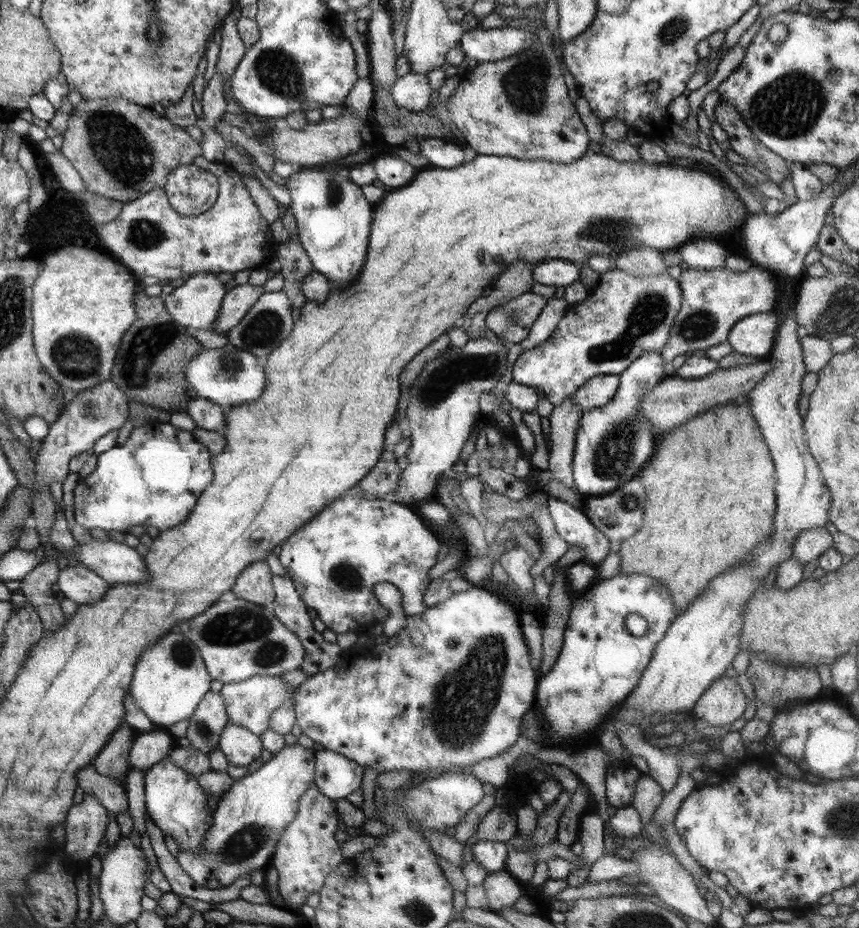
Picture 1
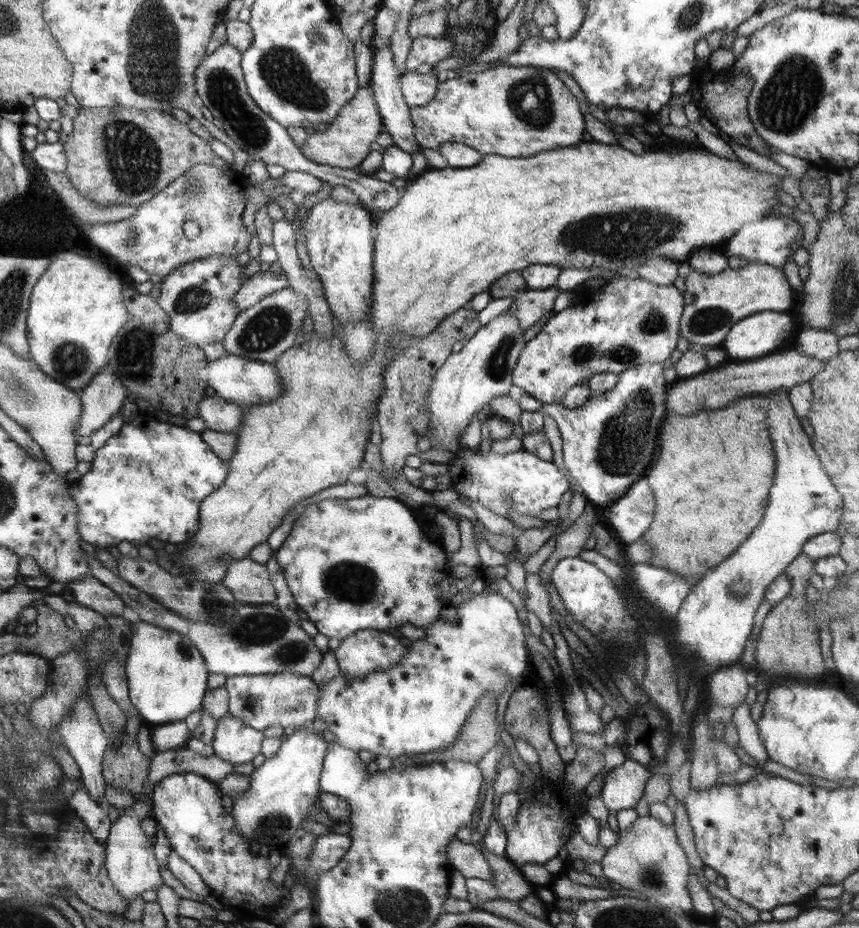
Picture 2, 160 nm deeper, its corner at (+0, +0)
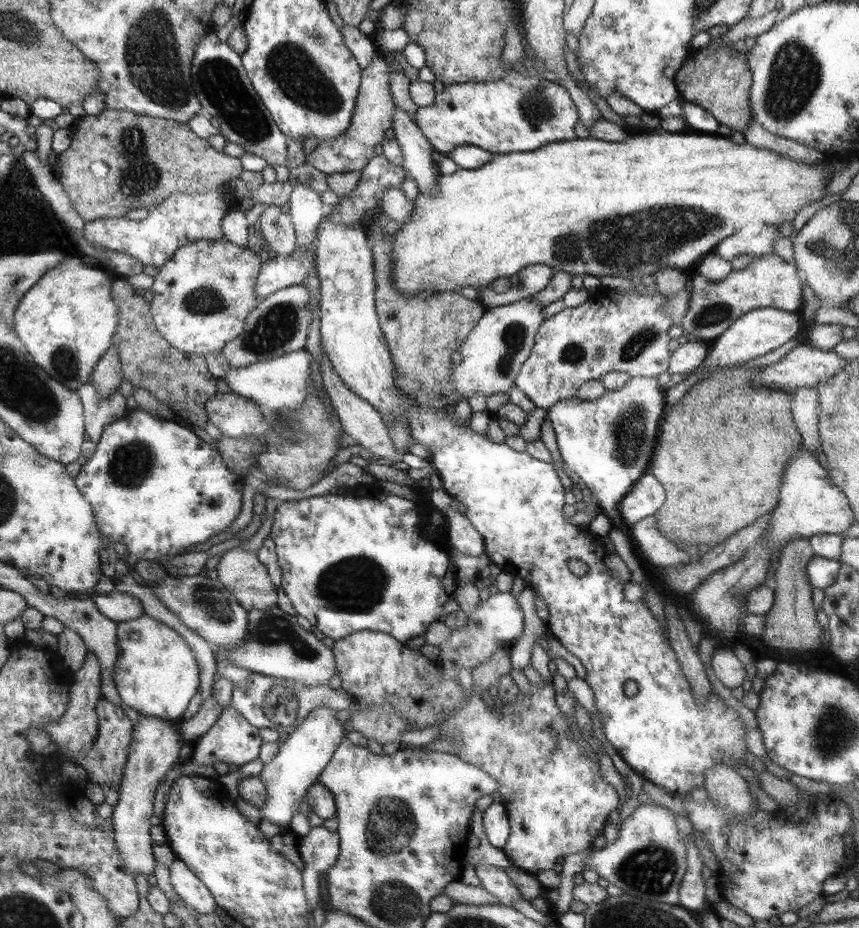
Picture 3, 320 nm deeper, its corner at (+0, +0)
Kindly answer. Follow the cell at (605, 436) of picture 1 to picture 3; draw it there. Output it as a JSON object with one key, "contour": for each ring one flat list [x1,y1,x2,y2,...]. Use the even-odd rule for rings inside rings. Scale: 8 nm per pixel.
{"contour":[[632,376,624,388,606,392,596,400,578,400,573,397,549,408,547,418,552,421,552,430,555,430,558,450,564,463,584,481,584,486,591,490,601,512,608,515,613,524,621,518,618,510,620,500,642,475,648,473,646,468,653,456,659,424,666,413,665,401,666,392,660,388,657,378]]}

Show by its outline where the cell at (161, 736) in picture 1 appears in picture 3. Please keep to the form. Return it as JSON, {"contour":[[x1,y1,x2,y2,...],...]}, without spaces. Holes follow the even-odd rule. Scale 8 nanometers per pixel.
{"contour":[[214,696,203,700,198,712,191,719,181,721,179,728,182,742,194,742,198,737,206,734,224,709]]}

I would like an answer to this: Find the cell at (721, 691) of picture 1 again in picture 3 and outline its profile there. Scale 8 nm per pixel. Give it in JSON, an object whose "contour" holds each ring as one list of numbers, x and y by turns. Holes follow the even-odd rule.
{"contour":[[716,646,711,657,711,667,718,680,728,688,741,686,747,677,745,665,728,646]]}

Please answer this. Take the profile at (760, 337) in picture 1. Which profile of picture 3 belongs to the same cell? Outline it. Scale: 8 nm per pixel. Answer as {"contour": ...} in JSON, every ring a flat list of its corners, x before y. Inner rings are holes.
{"contour":[[755,308,746,312,730,325,722,336,709,343,709,352,699,370,713,367,738,367,742,363,771,354,772,350,793,340,794,336,800,333,802,328,800,318,799,312,788,312,779,308]]}

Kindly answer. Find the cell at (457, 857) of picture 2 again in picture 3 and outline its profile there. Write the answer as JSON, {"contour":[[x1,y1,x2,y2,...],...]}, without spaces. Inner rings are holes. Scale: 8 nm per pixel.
{"contour":[[476,863,474,865,474,872,480,878,481,885,488,892,491,892,500,903,508,905,514,902,514,900,523,899,522,893,516,885,512,884,510,876,506,874,504,869]]}

